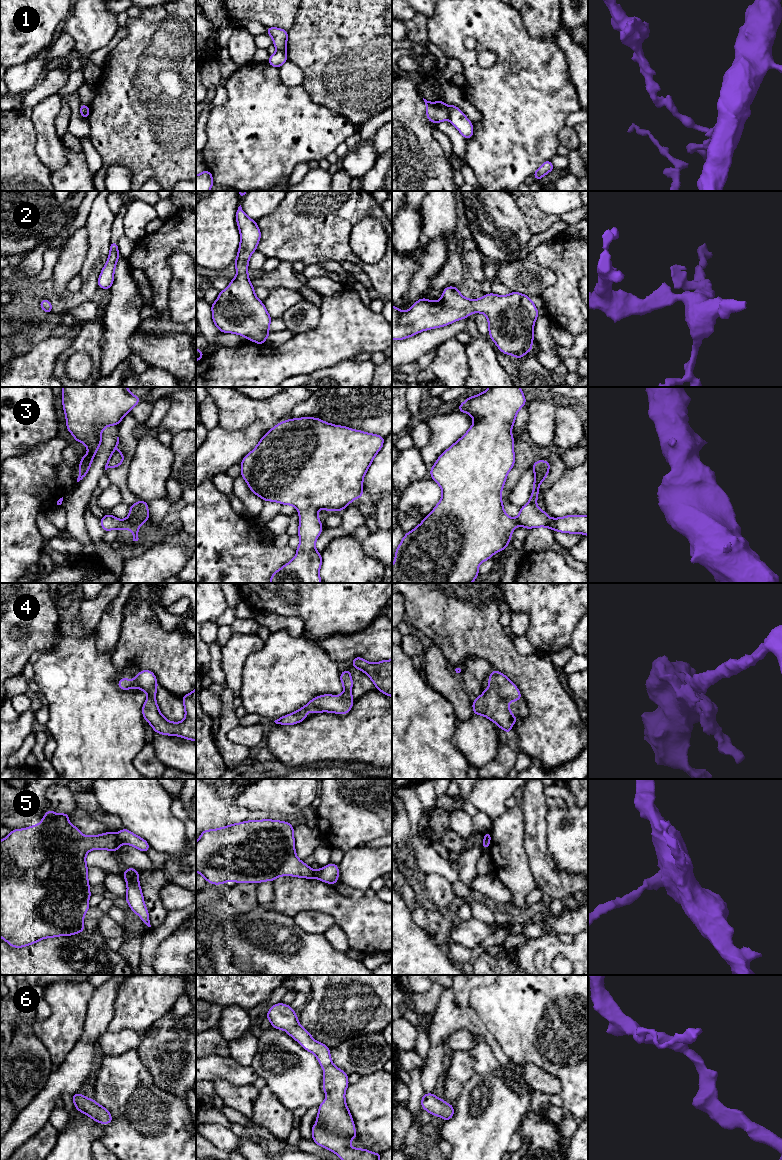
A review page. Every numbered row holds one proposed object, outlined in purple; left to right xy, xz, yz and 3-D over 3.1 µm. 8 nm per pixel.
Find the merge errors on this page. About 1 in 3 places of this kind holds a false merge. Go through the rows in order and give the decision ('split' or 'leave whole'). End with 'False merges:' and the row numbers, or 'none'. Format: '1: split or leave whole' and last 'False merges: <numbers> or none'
1: split
2: leave whole
3: leave whole
4: leave whole
5: split
6: leave whole
False merges: 1, 5

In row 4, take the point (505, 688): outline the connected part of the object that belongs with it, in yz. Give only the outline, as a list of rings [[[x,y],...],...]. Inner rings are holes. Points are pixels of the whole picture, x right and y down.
[[[493,669],[488,683],[490,686],[472,702],[473,714],[485,716],[510,733],[512,724],[518,719],[510,711],[508,702],[517,702],[522,695],[509,678],[496,669]]]

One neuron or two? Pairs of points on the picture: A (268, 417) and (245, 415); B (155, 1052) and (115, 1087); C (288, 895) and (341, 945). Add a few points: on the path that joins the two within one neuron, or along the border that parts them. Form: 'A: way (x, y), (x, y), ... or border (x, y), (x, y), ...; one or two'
A: way (262, 413), (251, 413); one
B: border (136, 1049), (139, 1059), (156, 1083); two
C: border (335, 923), (346, 935), (348, 944); two

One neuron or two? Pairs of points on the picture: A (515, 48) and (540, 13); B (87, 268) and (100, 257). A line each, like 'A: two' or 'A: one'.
A: two
B: one

